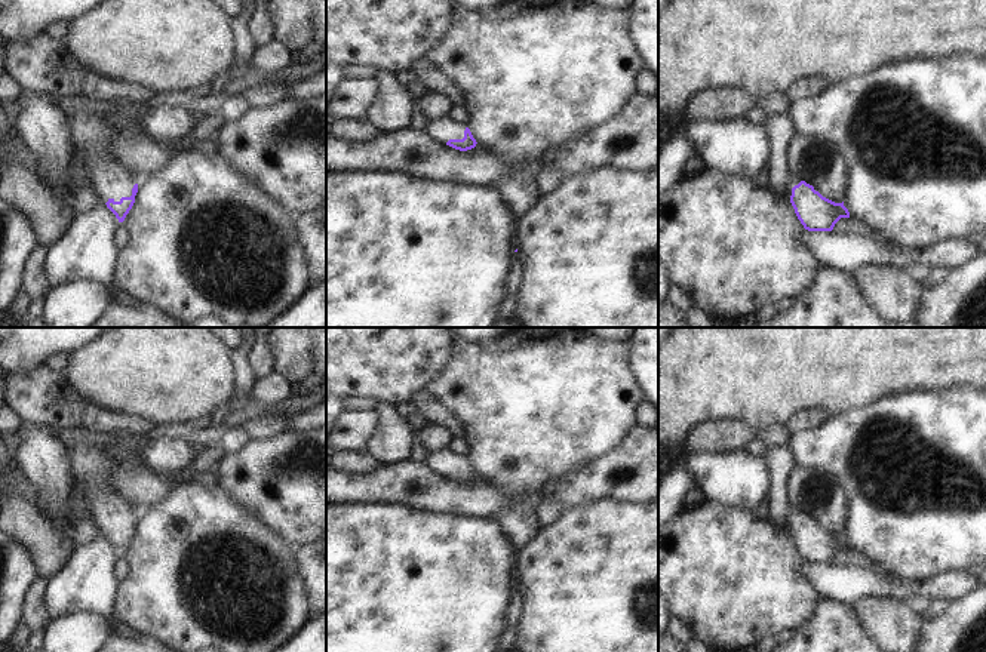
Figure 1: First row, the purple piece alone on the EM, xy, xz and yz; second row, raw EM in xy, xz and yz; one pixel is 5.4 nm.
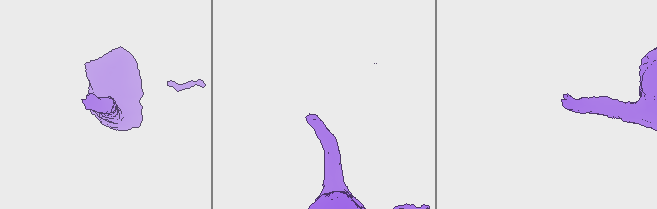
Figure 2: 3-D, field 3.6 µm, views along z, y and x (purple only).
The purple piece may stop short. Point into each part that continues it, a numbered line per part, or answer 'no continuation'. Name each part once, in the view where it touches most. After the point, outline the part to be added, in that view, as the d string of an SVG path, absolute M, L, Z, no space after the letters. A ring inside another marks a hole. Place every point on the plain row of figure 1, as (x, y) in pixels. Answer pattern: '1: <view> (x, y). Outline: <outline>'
1: xy (92, 467). Outline: M73 446L70 468L74 483L86 501L90 517L102 533L130 529L136 516L126 498L108 489L119 467L111 449L104 446Z

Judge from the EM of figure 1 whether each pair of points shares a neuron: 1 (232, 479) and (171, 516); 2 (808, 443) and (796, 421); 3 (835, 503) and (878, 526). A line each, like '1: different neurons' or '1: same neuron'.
1: different neurons
2: different neurons
3: different neurons

